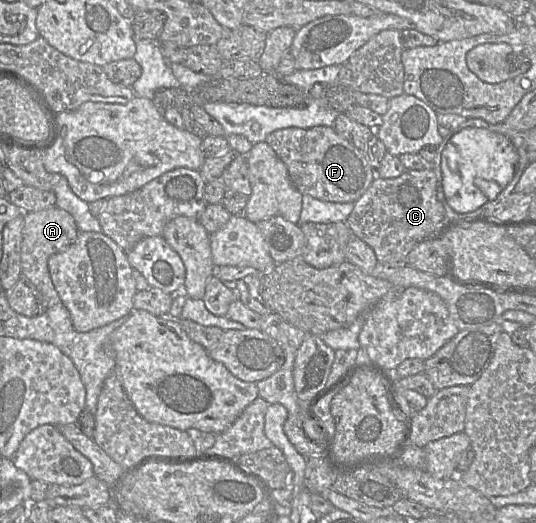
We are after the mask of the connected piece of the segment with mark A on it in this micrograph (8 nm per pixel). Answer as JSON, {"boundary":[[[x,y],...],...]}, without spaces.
{"boundary":[[[56,205],[23,215],[21,278],[26,280],[39,293],[39,304],[43,311],[61,302],[50,277],[48,258],[55,253],[65,251],[72,245],[78,237],[79,230],[72,215]]]}

